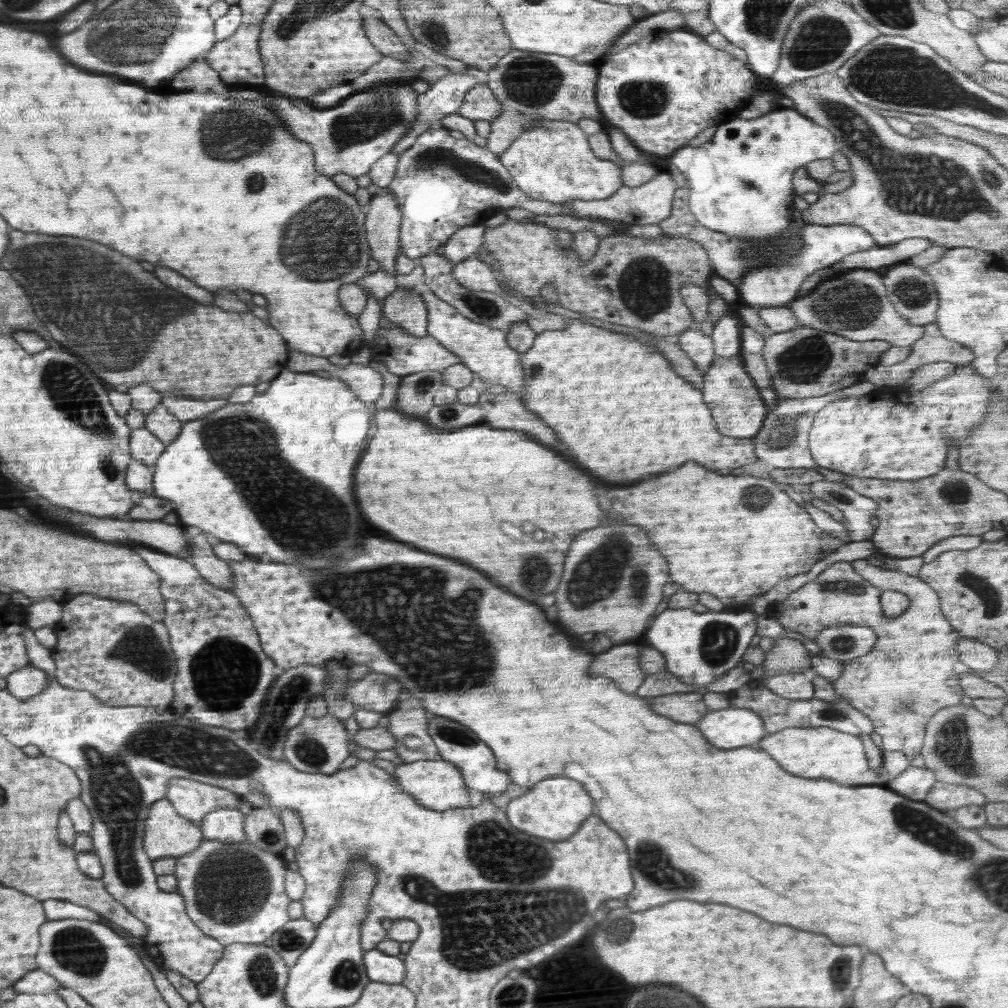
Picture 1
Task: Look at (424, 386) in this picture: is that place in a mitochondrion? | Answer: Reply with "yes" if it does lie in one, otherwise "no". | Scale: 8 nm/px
yes

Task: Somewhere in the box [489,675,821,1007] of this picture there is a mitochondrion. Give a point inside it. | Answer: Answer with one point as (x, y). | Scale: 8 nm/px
(665, 876)

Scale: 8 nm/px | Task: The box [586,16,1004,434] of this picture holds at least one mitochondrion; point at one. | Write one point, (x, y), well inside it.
(931, 188)

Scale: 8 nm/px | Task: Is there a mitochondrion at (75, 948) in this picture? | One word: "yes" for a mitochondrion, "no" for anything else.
yes

